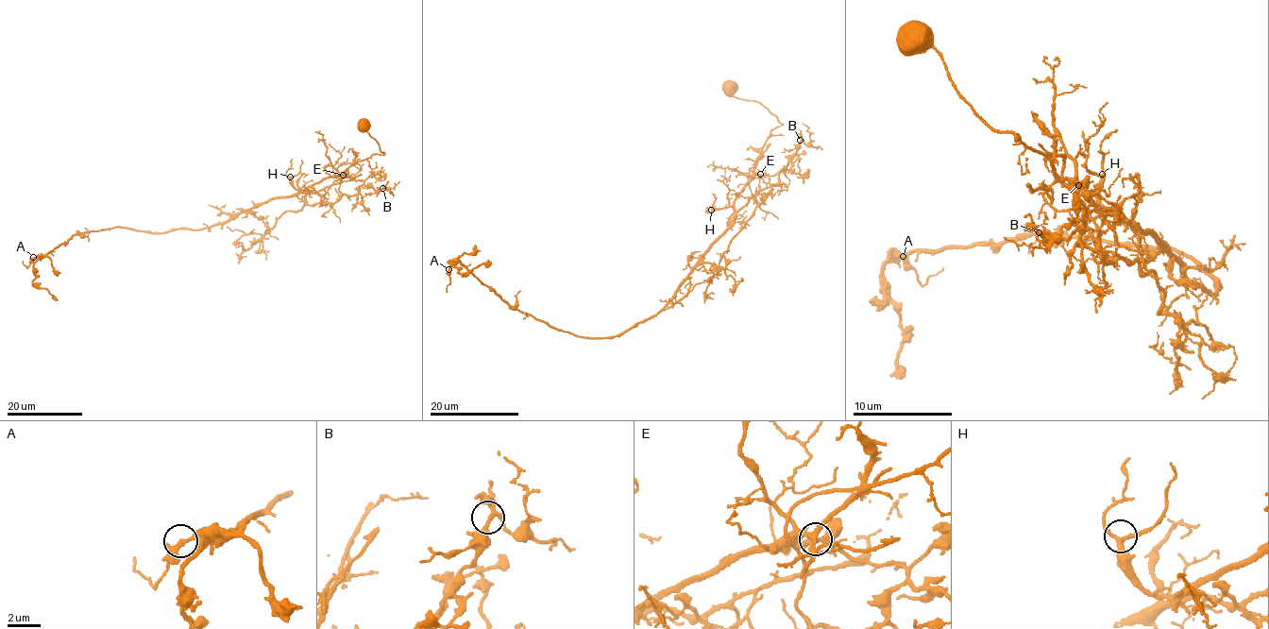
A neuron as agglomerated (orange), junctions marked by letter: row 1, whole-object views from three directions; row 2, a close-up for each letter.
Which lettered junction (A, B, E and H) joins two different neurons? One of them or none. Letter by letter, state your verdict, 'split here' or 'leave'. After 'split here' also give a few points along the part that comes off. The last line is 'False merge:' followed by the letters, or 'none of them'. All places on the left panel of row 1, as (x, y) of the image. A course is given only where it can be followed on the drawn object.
A: leave
B: leave
E: split here; course (343, 174), (363, 182), (357, 194), (287, 211), (247, 249), (239, 241)
H: leave
False merge: E

